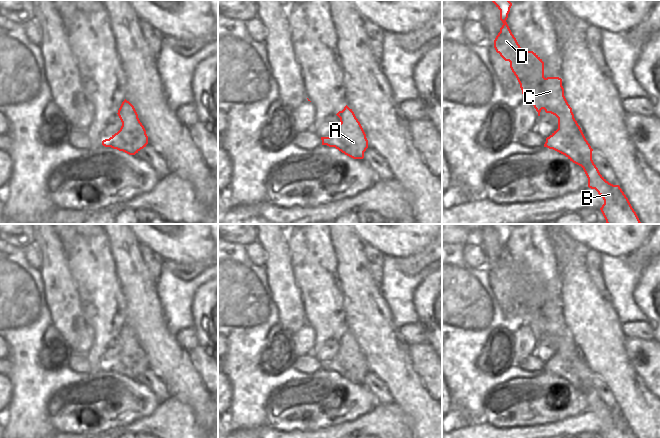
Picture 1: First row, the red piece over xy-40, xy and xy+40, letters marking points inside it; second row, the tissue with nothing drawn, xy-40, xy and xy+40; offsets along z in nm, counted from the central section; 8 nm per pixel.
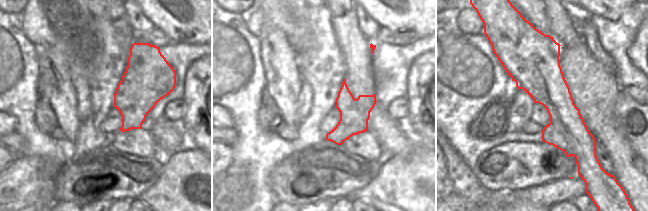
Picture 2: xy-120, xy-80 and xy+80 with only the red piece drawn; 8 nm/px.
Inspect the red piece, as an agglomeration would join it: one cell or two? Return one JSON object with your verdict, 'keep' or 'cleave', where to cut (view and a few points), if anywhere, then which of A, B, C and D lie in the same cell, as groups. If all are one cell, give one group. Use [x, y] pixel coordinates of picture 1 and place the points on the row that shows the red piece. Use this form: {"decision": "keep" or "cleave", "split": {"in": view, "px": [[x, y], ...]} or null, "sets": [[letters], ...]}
{"decision": "cleave", "split": {"in": "xy+40", "px": [[577, 124], [558, 129]]}, "sets": [["A"], ["B", "C", "D"]]}

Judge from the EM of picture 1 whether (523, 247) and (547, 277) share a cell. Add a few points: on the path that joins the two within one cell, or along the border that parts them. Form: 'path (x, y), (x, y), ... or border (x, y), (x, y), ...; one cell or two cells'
path (530, 254), (546, 270); one cell

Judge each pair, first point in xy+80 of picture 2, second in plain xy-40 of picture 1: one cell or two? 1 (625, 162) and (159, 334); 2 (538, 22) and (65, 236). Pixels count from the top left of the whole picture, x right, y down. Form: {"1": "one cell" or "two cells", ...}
{"1": "one cell", "2": "two cells"}

